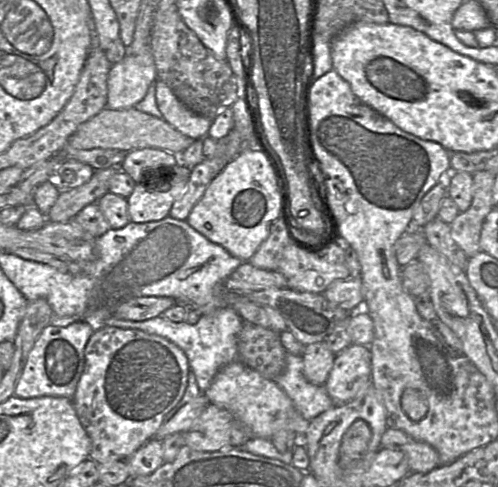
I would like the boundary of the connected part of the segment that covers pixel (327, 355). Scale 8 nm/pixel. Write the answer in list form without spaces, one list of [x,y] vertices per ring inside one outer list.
[[[325,340],[306,346],[303,354],[303,375],[314,385],[325,385],[336,355]]]

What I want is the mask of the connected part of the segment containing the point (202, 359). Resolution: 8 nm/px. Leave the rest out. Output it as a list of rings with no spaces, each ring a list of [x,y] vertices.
[[[221,307],[205,313],[193,325],[186,322],[172,322],[162,316],[145,321],[130,321],[111,316],[104,321],[105,326],[141,330],[161,336],[177,345],[187,356],[189,370],[195,375],[201,393],[209,388],[213,378],[222,367],[238,360],[237,340],[242,324],[243,319],[232,307]]]

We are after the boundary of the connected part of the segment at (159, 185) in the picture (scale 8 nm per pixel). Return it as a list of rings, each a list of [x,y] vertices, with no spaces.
[[[178,164],[173,168],[171,177],[166,173],[160,174],[163,177],[160,181],[148,181],[152,186],[144,186],[144,183],[140,182],[143,187],[134,187],[127,198],[131,222],[159,221],[169,216],[172,205],[187,187],[191,169]]]

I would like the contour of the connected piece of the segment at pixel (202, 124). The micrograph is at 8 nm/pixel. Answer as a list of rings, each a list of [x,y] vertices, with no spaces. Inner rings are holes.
[[[156,79],[156,104],[163,119],[191,140],[208,135],[212,120],[190,110],[160,79]]]

